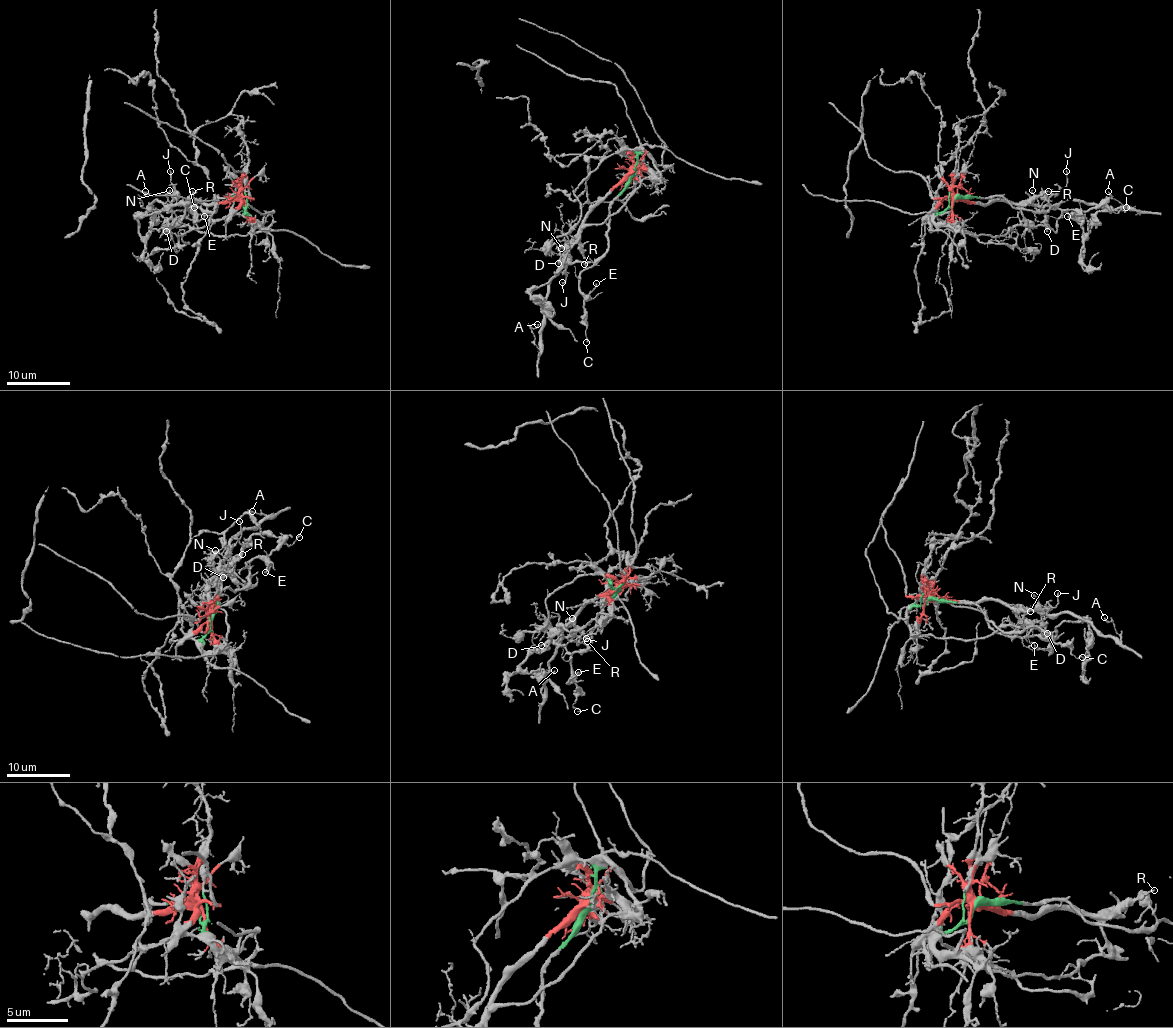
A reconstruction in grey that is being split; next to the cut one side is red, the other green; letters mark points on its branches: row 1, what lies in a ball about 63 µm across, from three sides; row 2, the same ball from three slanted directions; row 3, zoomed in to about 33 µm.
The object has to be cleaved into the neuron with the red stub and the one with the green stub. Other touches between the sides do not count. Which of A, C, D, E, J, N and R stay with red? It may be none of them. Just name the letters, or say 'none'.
A, D, J, N, R

